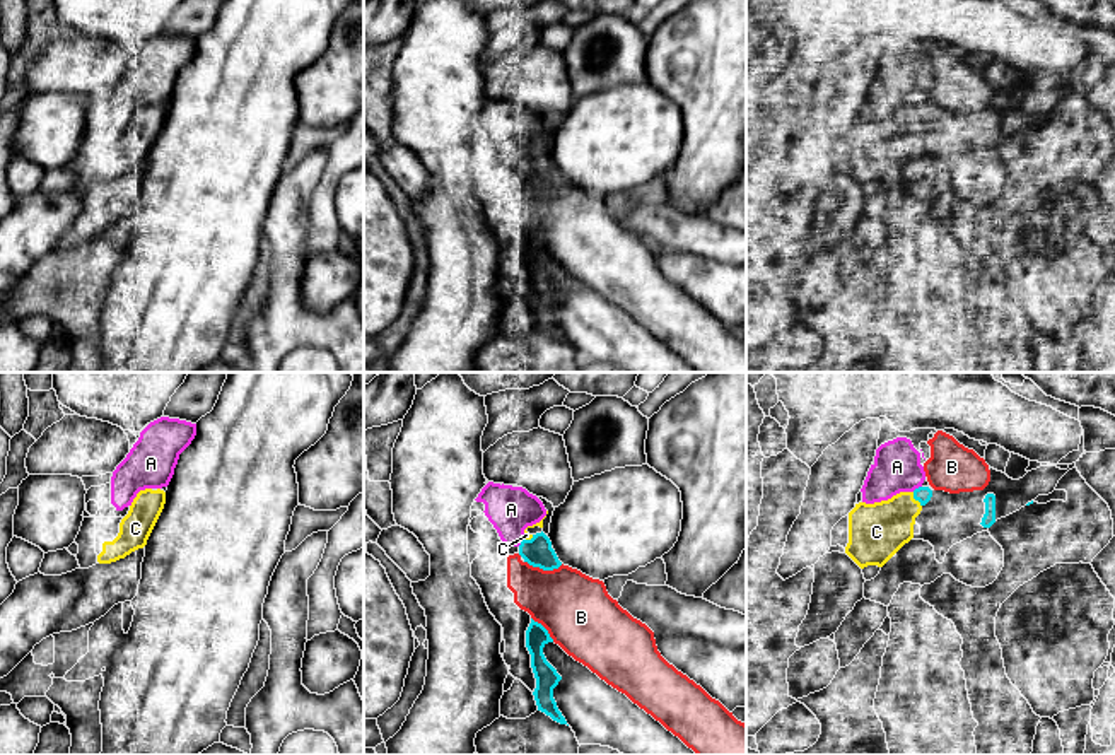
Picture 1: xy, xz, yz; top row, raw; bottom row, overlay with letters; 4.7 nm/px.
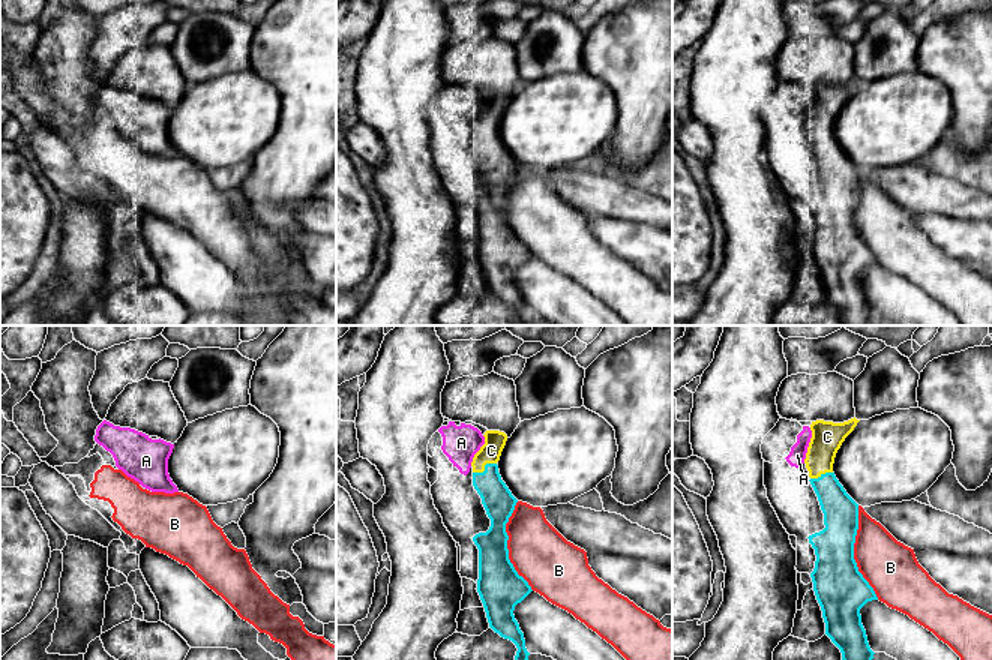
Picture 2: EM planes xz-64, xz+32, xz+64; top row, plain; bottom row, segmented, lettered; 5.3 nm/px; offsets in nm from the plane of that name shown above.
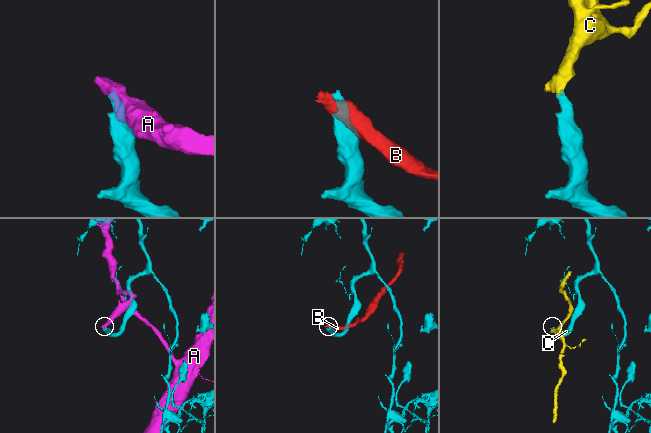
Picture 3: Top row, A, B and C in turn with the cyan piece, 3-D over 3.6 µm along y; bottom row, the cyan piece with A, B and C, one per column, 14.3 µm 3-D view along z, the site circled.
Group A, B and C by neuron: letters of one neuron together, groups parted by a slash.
A / B / C

